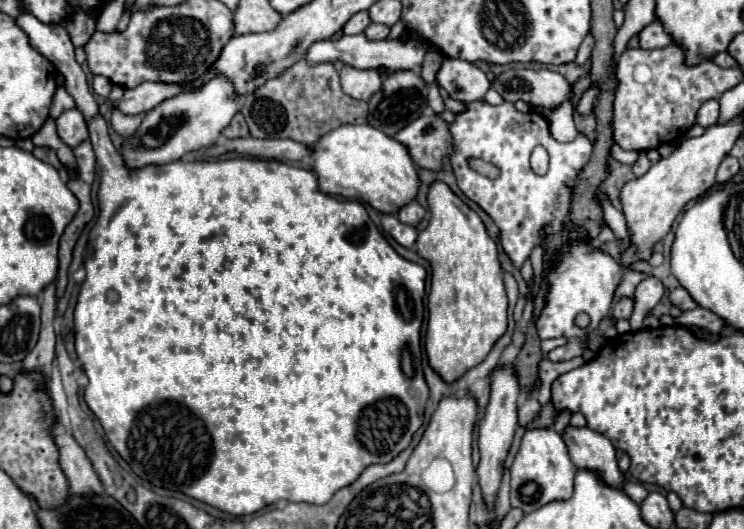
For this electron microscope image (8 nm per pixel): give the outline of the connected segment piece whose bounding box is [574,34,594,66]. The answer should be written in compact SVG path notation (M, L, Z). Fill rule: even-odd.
M588 34L588 36L584 38L584 42L580 44L580 50L578 50L578 54L576 54L576 60L574 60L574 64L576 64L576 66L582 66L582 64L586 64L586 62L588 62L588 58L590 58L590 52L592 52L592 48L594 48L594 36L592 36L592 34Z

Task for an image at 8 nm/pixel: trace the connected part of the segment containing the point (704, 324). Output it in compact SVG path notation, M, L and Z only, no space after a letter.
M696 306L694 310L682 312L682 316L676 318L676 324L687 328L698 326L702 330L708 330L710 334L720 334L724 320L718 318L716 314L712 314L710 310Z

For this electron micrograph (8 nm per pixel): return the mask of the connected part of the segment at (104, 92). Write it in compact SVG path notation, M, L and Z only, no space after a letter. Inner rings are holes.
M94 76L93 78L93 82L92 82L92 87L93 90L96 94L102 96L102 97L107 97L111 90L112 90L112 82L110 82L110 80L108 80L106 77L104 76Z

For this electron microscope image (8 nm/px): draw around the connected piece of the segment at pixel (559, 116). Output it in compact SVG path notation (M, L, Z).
M564 102L558 110L554 110L548 116L550 122L550 134L558 142L572 142L578 132L574 128L574 106L572 102Z

